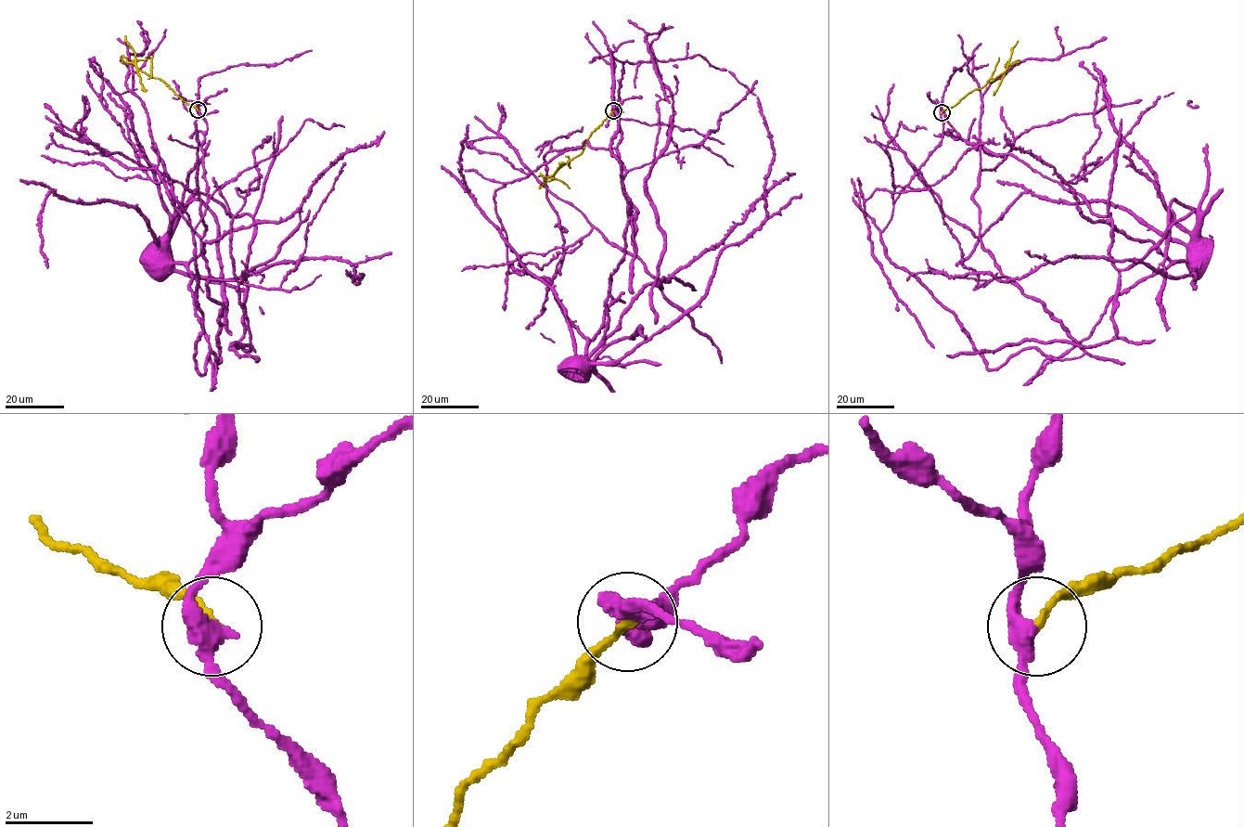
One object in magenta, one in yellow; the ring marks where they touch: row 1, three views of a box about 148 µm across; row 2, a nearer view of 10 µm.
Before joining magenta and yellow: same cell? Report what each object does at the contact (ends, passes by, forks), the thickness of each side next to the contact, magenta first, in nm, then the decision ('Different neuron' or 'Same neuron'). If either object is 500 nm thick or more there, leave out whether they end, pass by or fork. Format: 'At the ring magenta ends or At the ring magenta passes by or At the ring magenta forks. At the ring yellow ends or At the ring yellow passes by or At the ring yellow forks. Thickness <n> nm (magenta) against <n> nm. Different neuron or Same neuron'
At the ring magenta passes by. At the ring yellow ends. Thickness 380 nm (magenta) against 190 nm. Different neuron

